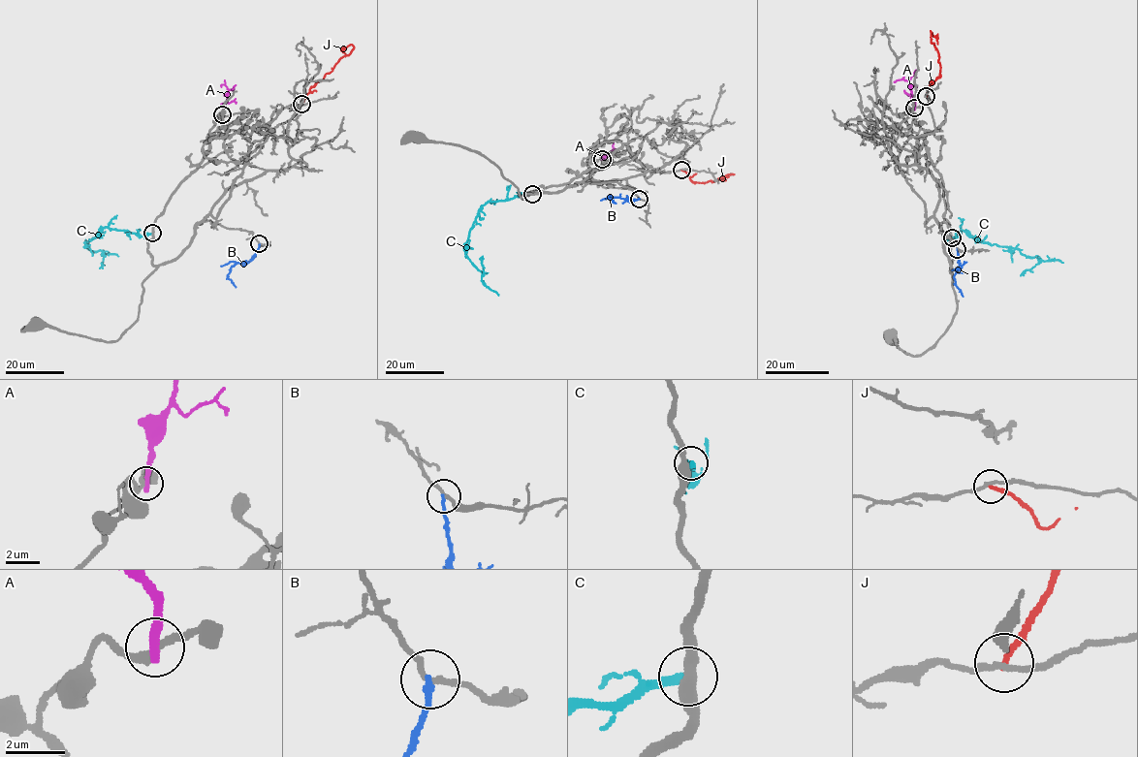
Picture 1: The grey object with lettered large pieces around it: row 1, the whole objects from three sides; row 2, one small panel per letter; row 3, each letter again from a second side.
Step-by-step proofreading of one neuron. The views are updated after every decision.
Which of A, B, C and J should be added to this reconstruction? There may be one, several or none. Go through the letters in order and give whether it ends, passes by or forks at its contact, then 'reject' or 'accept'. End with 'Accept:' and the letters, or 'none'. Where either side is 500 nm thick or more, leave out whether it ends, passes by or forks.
A: it ends | reject
B: it ends | reject
C: it ends | reject
J: it ends | reject
Accept: none

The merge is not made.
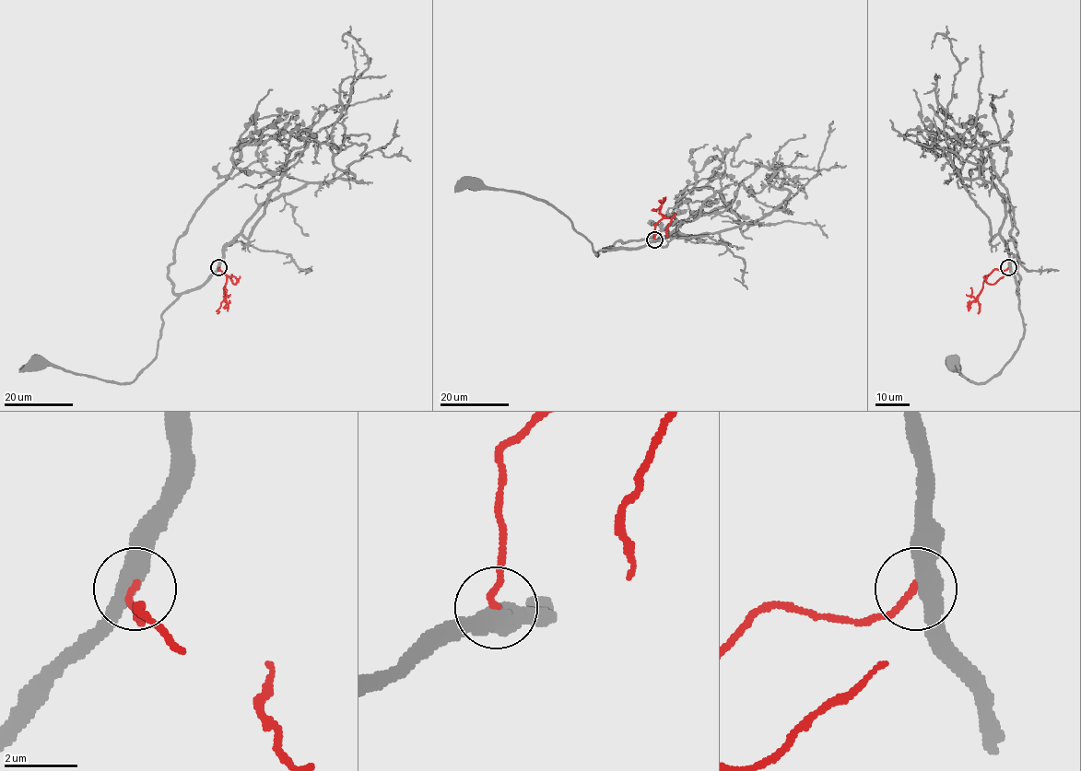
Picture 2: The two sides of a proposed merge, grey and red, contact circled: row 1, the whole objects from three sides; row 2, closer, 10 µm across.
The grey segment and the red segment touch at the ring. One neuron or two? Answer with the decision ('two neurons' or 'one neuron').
one neuron

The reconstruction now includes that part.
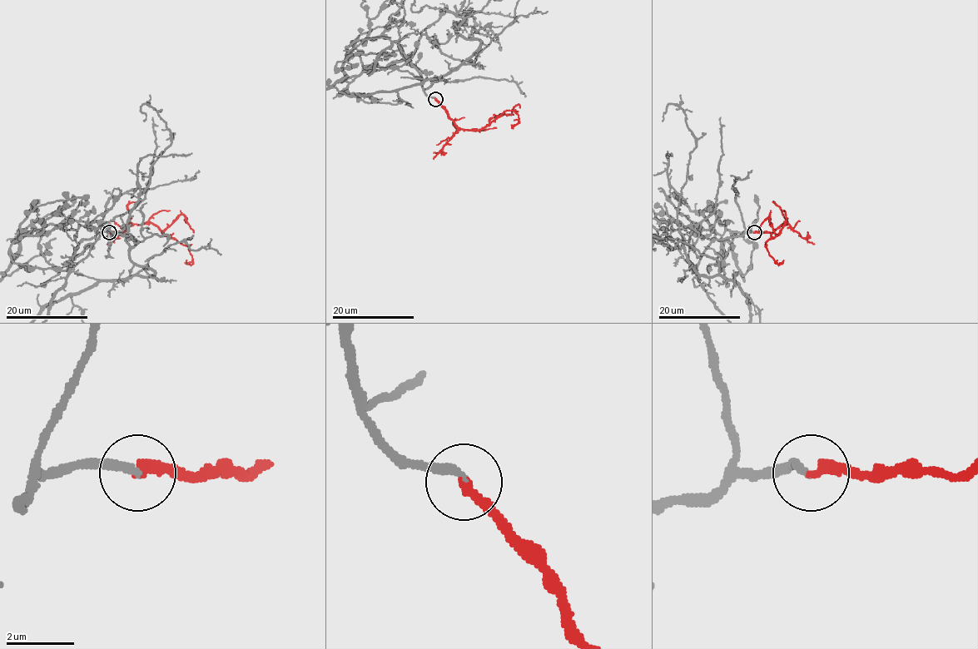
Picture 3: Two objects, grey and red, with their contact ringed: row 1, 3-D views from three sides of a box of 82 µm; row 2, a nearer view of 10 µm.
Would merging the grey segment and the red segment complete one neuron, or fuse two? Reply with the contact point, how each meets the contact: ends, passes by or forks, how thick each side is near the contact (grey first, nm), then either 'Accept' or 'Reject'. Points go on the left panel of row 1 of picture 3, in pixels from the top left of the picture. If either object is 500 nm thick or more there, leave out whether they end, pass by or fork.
Place: (109, 232). At the ring grey ends. At the ring red ends. Thickness 240 nm (grey) against 280 nm. Accept

